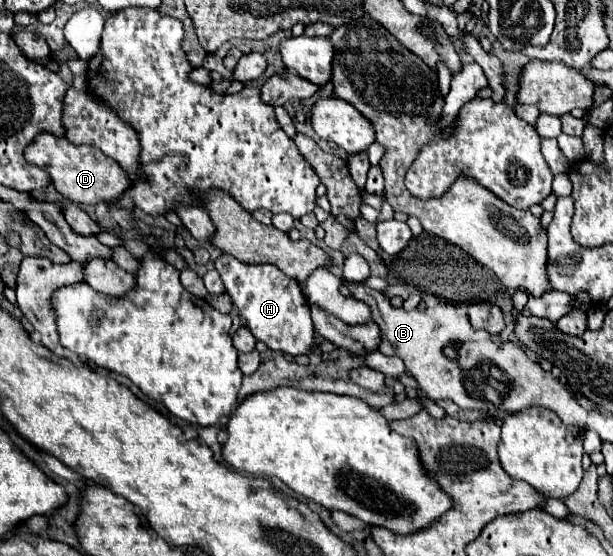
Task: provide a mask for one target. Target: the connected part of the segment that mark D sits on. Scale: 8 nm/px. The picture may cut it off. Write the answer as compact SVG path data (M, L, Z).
M41 133L27 149L25 159L29 163L49 171L55 189L73 203L85 203L85 205L99 205L99 203L113 203L117 201L129 187L133 187L133 179L121 169L121 165L107 157L103 151L97 151L95 147L85 145L73 145L67 139L57 139L55 135Z

